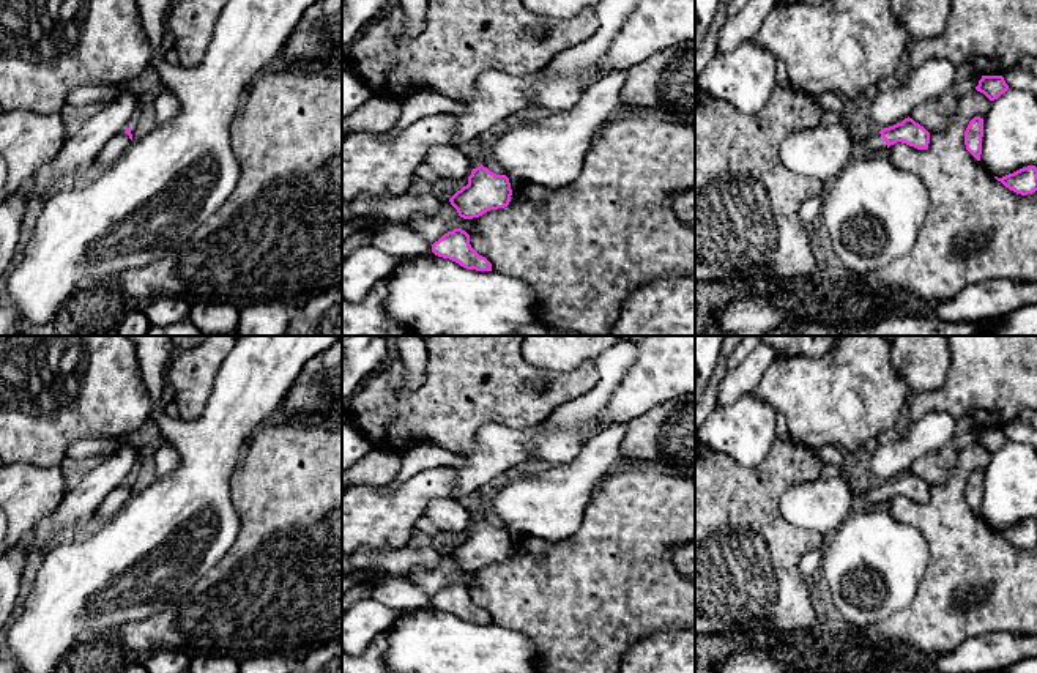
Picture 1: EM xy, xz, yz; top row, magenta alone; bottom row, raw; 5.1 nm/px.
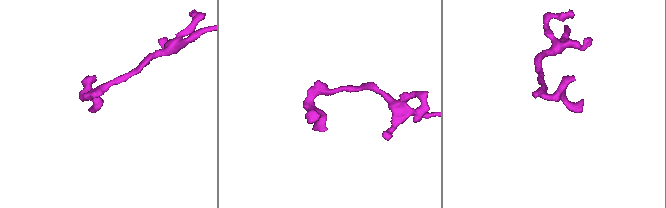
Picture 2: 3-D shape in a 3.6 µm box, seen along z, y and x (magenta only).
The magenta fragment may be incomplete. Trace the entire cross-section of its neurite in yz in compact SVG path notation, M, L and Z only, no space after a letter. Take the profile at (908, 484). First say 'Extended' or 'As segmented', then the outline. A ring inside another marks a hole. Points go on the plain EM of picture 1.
Extended. M908 470L901 476L884 481L881 484L873 484L860 503L868 506L886 504L897 495L906 496L917 503L927 503L930 496L930 485Z

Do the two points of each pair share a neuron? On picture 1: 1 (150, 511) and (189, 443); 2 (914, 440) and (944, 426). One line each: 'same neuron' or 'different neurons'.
1: same neuron
2: same neuron

